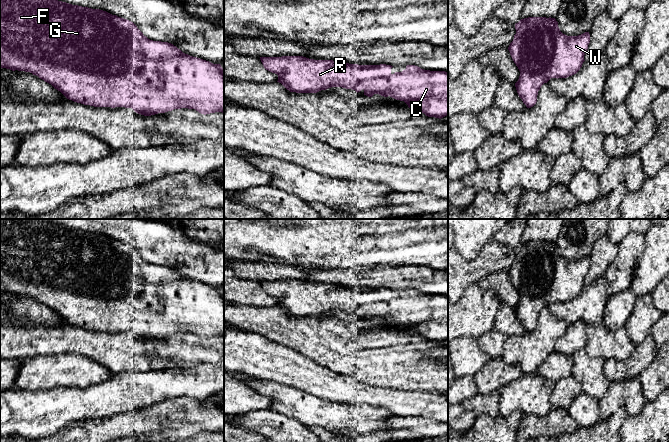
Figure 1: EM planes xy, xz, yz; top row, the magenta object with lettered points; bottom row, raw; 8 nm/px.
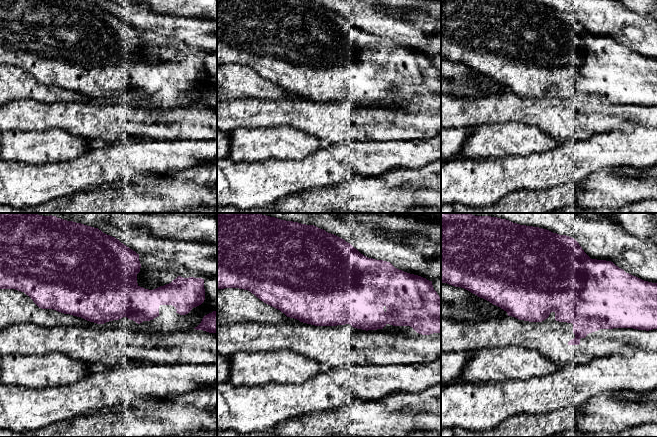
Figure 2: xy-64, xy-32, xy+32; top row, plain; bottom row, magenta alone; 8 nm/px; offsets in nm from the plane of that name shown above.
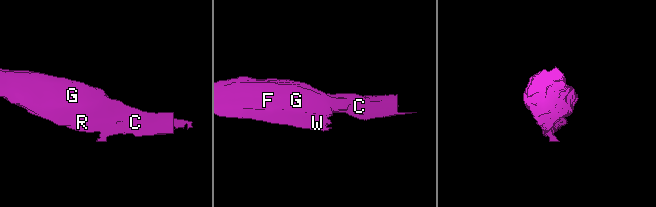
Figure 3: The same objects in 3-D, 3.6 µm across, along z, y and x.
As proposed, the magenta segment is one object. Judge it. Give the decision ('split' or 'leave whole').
leave whole

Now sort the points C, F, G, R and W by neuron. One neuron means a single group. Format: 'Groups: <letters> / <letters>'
Groups: C F G R W

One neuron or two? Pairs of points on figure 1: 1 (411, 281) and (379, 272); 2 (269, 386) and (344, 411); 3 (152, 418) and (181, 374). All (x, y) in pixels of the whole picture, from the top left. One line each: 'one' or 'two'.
1: one
2: one
3: two

